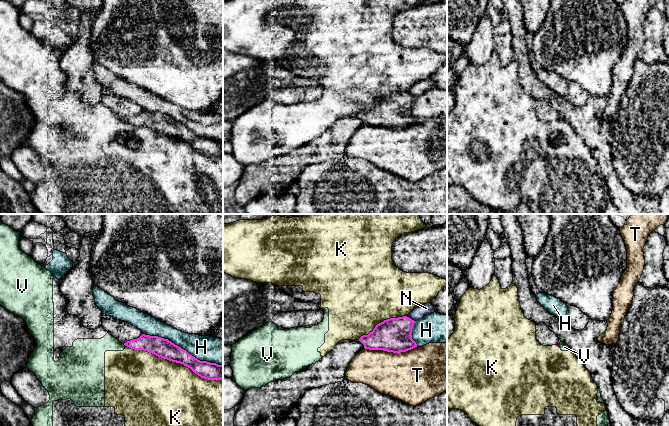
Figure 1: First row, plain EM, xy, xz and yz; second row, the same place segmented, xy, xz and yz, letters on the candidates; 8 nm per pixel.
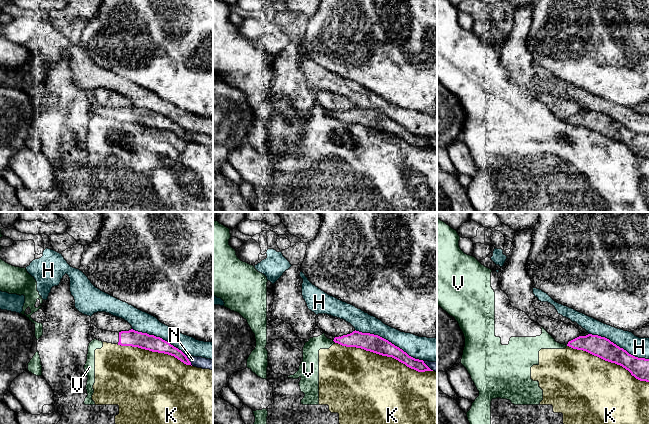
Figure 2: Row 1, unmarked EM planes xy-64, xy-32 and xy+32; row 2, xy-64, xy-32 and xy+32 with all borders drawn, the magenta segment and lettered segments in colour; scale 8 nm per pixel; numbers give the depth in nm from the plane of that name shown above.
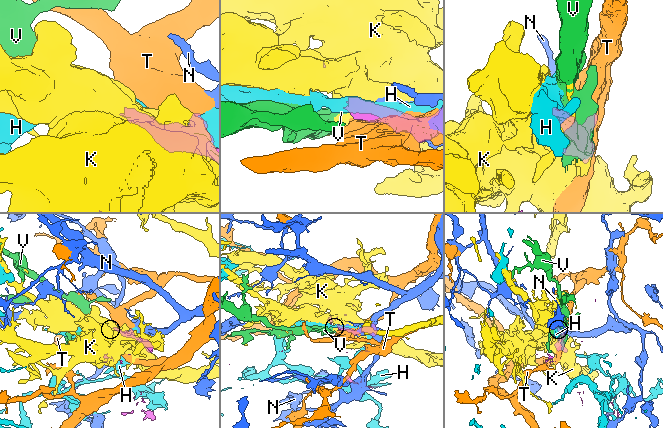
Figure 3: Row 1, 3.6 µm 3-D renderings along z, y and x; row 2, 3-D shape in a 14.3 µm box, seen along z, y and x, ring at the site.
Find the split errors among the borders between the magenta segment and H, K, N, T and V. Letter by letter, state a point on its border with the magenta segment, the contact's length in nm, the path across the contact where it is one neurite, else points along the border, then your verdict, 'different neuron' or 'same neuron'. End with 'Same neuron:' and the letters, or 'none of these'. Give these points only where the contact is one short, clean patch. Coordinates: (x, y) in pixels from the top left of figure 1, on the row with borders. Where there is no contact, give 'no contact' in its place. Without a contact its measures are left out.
H: xy (183, 349) | 700 nm | different neuron
K: xy (174, 361) | 800 nm | different neuron
N: xz (410, 318) | 80 nm | different neuron
T: xz (390, 351) | 420 nm | different neuron
V: no contact | different neuron
Same neuron: none of these

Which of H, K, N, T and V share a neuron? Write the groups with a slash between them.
H / K V / N / T

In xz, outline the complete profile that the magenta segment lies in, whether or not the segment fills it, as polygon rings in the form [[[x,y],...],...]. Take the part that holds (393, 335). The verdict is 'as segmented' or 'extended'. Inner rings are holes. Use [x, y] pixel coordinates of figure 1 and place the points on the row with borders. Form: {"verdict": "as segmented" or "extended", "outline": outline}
{"verdict": "as segmented", "outline": [[[407,316],[390,318],[377,324],[372,332],[360,337],[365,349],[387,352],[406,352],[417,347],[412,339],[415,321]]]}

